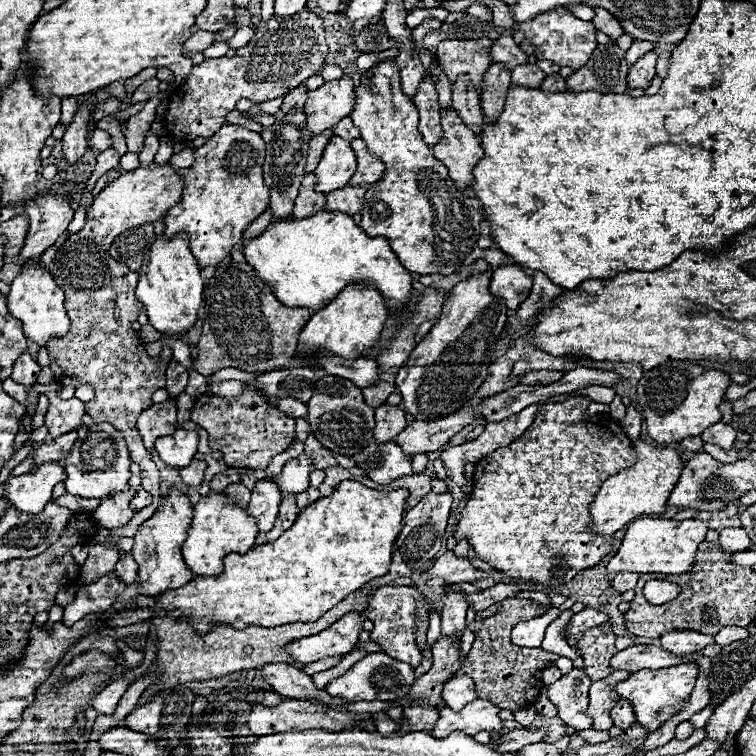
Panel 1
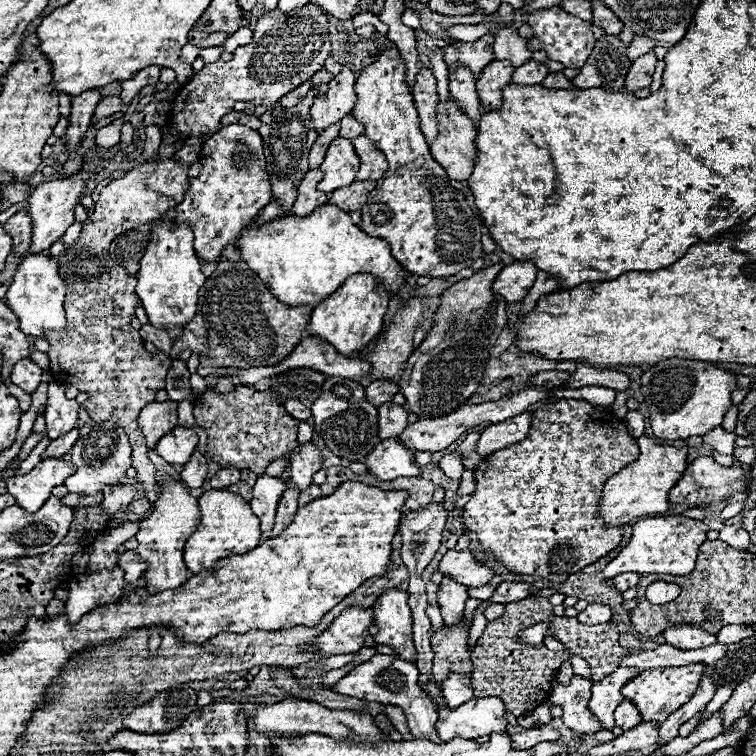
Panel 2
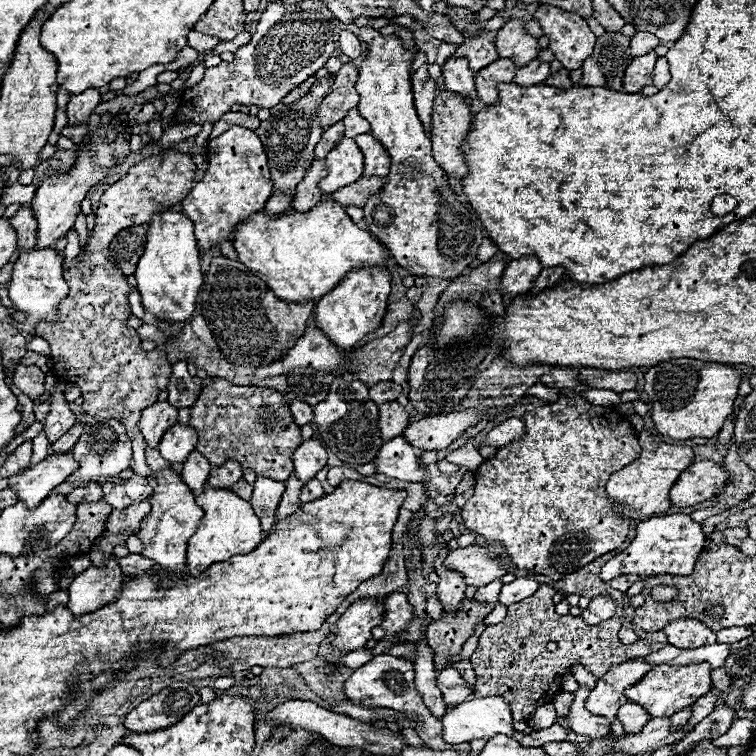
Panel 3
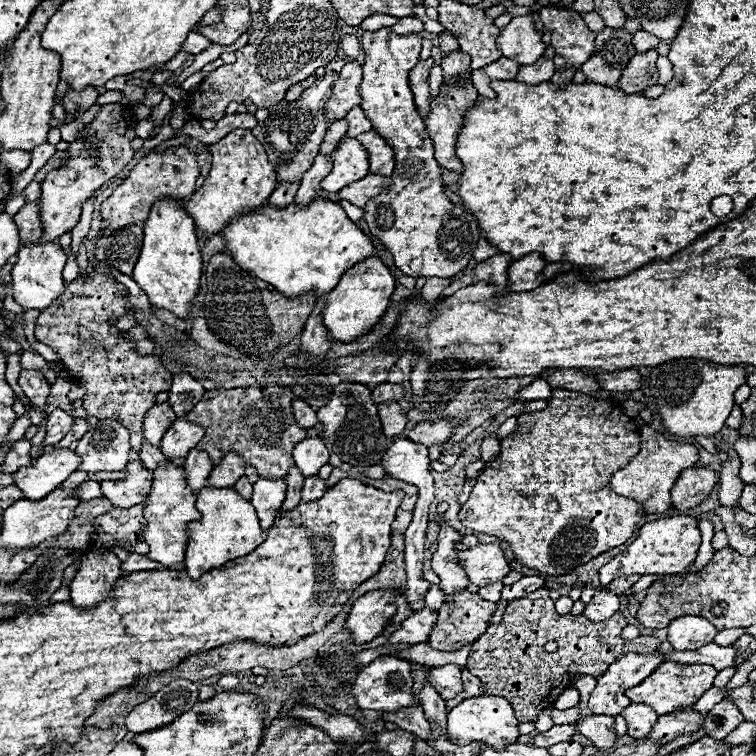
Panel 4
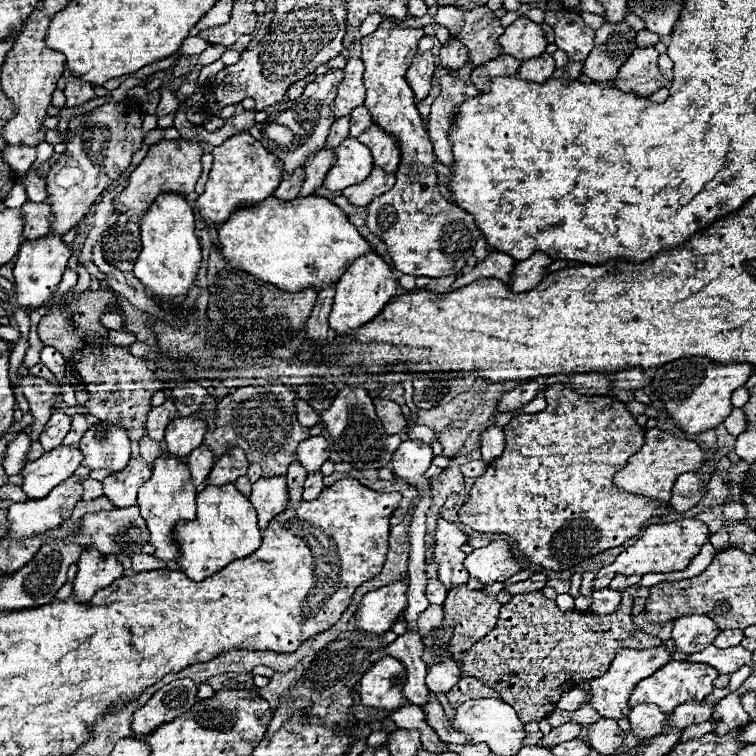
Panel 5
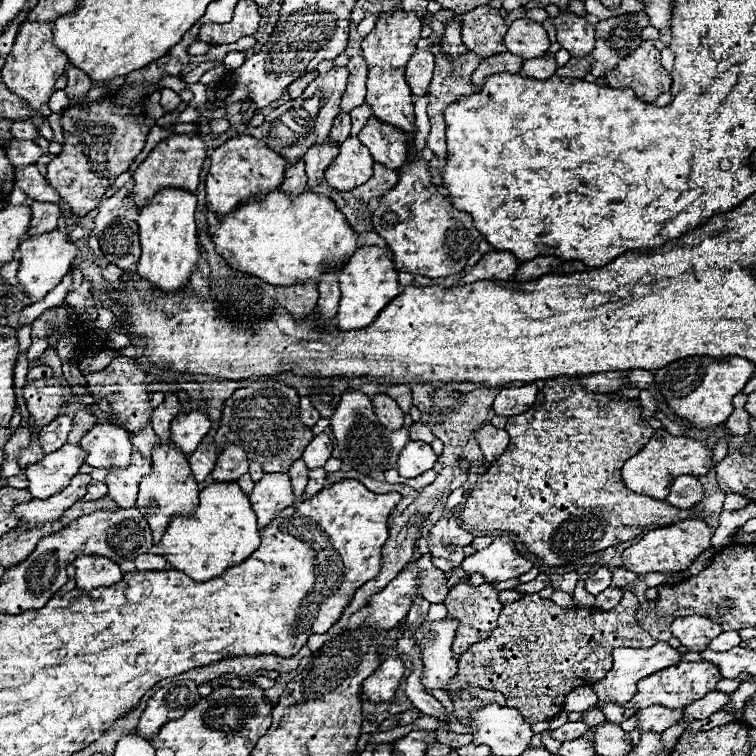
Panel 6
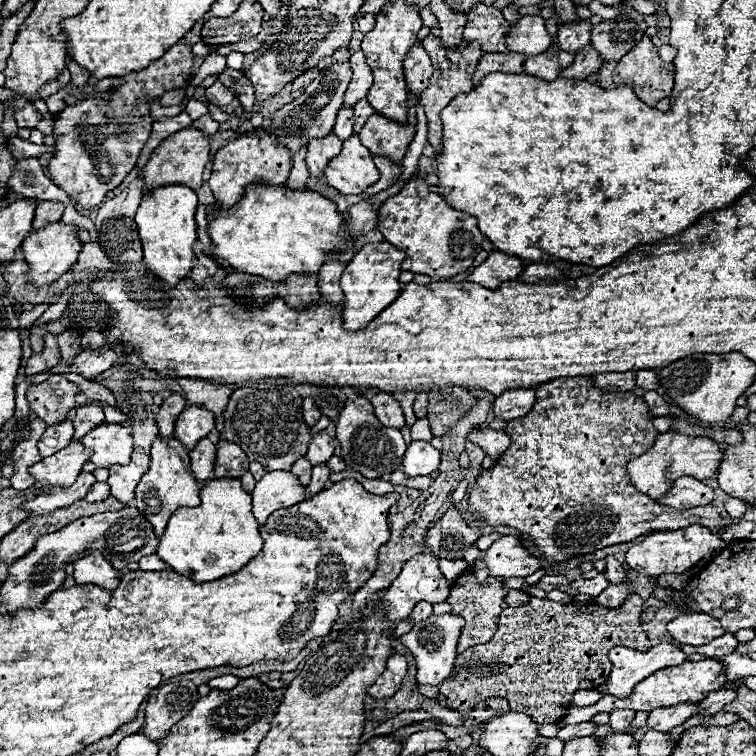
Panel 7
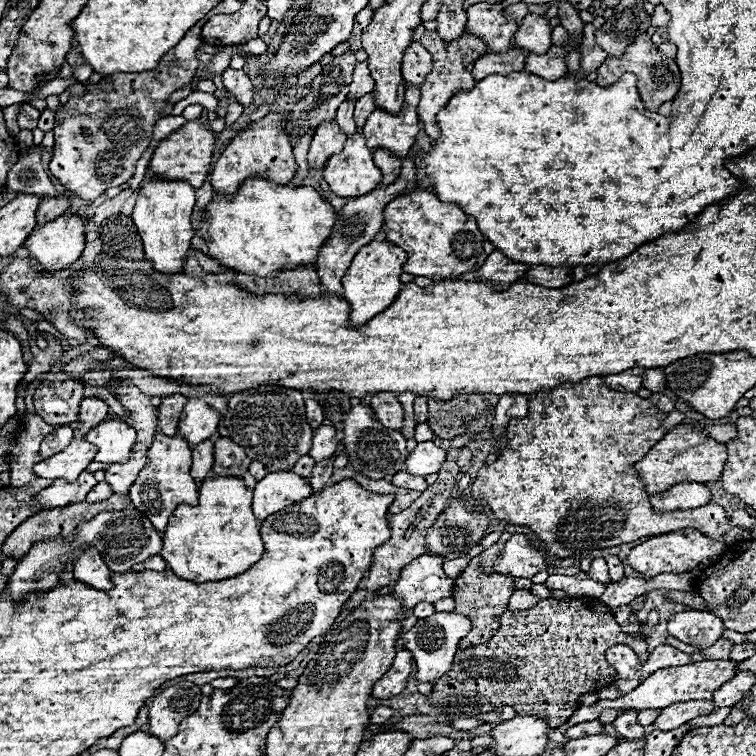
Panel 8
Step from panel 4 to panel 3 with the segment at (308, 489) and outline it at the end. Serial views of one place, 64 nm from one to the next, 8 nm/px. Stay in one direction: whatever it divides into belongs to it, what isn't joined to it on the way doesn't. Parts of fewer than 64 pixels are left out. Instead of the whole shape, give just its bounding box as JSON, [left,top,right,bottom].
[300,478,324,504]

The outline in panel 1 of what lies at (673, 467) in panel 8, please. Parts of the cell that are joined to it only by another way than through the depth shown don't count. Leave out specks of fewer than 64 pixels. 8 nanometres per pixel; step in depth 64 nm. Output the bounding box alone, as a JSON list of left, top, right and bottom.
[592,440,684,534]

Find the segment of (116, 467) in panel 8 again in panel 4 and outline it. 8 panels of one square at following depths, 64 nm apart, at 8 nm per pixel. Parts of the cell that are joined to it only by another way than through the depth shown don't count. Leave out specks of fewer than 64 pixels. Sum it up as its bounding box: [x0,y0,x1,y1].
[102,460,152,508]

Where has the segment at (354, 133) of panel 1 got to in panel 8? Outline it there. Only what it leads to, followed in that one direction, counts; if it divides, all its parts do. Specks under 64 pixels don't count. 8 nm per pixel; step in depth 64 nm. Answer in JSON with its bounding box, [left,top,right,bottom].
[354,94,376,128]

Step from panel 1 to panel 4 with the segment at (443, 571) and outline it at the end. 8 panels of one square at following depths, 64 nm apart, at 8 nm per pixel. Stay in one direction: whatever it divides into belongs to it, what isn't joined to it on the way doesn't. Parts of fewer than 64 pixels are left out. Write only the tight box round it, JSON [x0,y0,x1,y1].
[460,544,510,586]

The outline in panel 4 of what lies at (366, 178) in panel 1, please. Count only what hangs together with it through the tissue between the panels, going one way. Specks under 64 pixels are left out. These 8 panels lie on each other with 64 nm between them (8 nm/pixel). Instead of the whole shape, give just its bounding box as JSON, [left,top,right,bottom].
[356,130,394,176]

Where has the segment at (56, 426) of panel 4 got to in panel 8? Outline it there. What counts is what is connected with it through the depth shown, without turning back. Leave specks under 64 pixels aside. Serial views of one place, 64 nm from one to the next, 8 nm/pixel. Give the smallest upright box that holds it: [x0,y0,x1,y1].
[40,426,74,458]

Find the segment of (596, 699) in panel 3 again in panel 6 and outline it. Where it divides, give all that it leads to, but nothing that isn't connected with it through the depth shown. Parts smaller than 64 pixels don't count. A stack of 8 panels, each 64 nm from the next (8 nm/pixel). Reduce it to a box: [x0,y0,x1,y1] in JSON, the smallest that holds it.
[594,642,680,724]

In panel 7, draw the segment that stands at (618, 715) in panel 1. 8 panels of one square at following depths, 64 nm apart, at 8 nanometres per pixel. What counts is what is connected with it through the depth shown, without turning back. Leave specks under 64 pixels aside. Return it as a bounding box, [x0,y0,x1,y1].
[648,702,700,732]

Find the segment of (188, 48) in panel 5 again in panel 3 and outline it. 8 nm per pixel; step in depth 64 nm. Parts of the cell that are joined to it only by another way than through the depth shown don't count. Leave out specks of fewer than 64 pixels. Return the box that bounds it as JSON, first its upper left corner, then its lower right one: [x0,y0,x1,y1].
[188,30,218,52]

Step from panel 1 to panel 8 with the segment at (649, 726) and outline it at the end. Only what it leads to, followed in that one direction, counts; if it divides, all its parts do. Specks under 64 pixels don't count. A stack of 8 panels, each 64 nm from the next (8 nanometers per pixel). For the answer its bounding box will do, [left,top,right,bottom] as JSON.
[594,660,738,712]

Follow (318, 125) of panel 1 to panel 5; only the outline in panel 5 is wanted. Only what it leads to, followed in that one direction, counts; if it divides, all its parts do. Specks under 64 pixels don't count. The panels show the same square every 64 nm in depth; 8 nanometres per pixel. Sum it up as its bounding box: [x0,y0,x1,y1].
[332,58,366,118]

